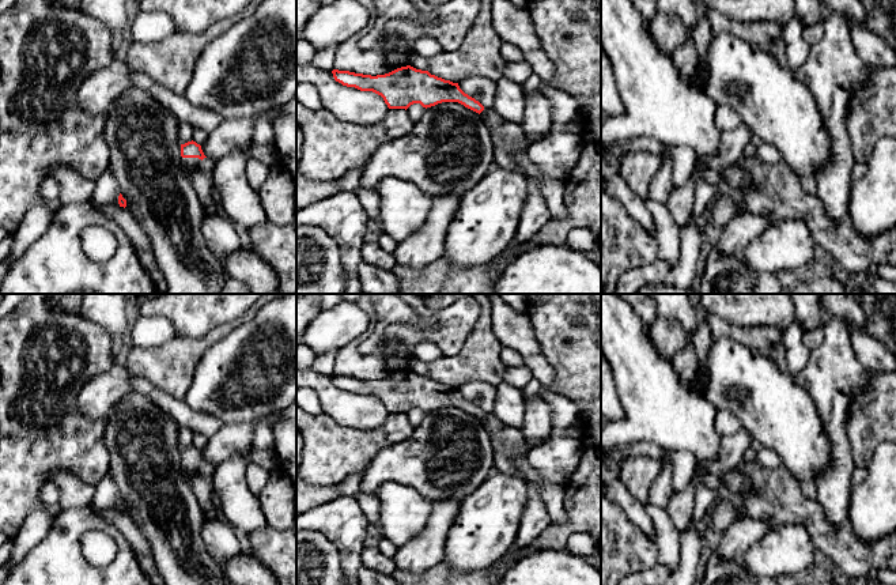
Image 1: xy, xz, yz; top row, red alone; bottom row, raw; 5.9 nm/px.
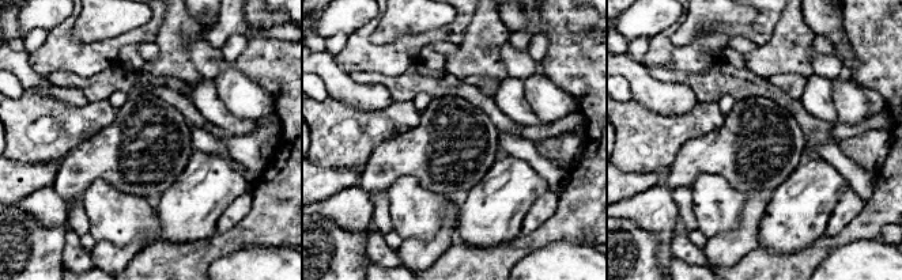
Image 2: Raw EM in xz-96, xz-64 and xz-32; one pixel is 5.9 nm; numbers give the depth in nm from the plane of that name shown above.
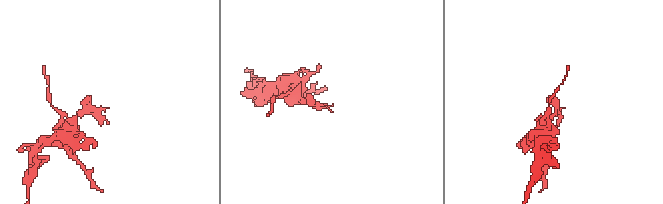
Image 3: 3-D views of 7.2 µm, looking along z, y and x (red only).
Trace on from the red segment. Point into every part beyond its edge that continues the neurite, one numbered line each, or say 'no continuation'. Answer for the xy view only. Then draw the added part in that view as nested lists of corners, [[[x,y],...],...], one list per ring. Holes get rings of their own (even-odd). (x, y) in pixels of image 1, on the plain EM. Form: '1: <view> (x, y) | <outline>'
1: xy (200, 478) | [[[182,463],[182,472],[193,490],[207,518],[218,518],[219,505],[213,492],[213,473],[216,467],[204,463]]]

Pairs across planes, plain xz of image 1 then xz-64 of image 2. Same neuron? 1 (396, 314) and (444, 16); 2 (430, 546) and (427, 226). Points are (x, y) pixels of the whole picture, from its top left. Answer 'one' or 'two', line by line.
1: one
2: two

